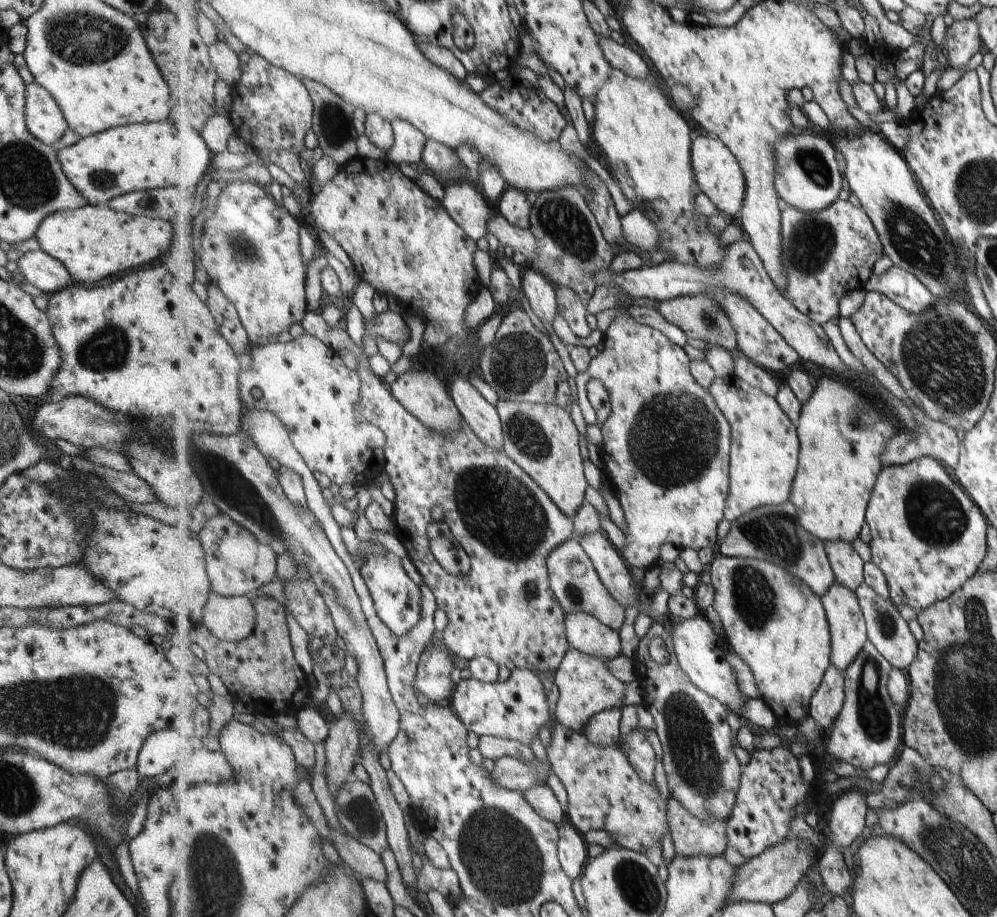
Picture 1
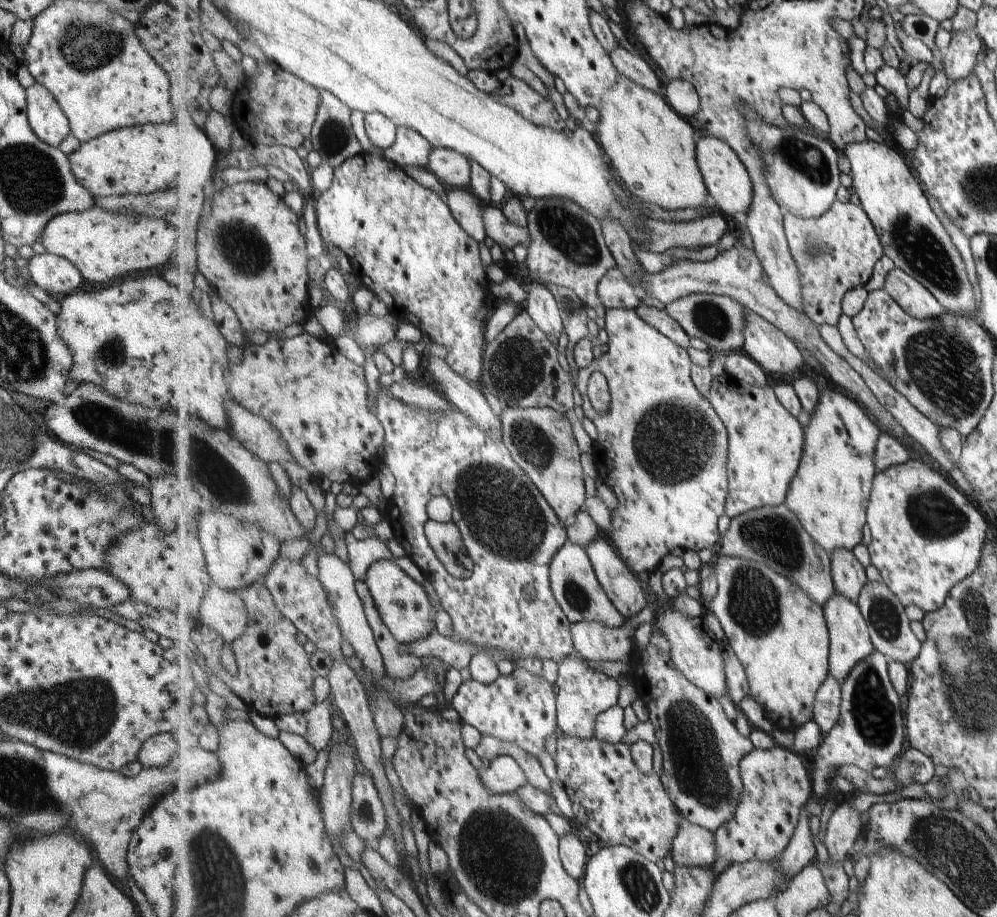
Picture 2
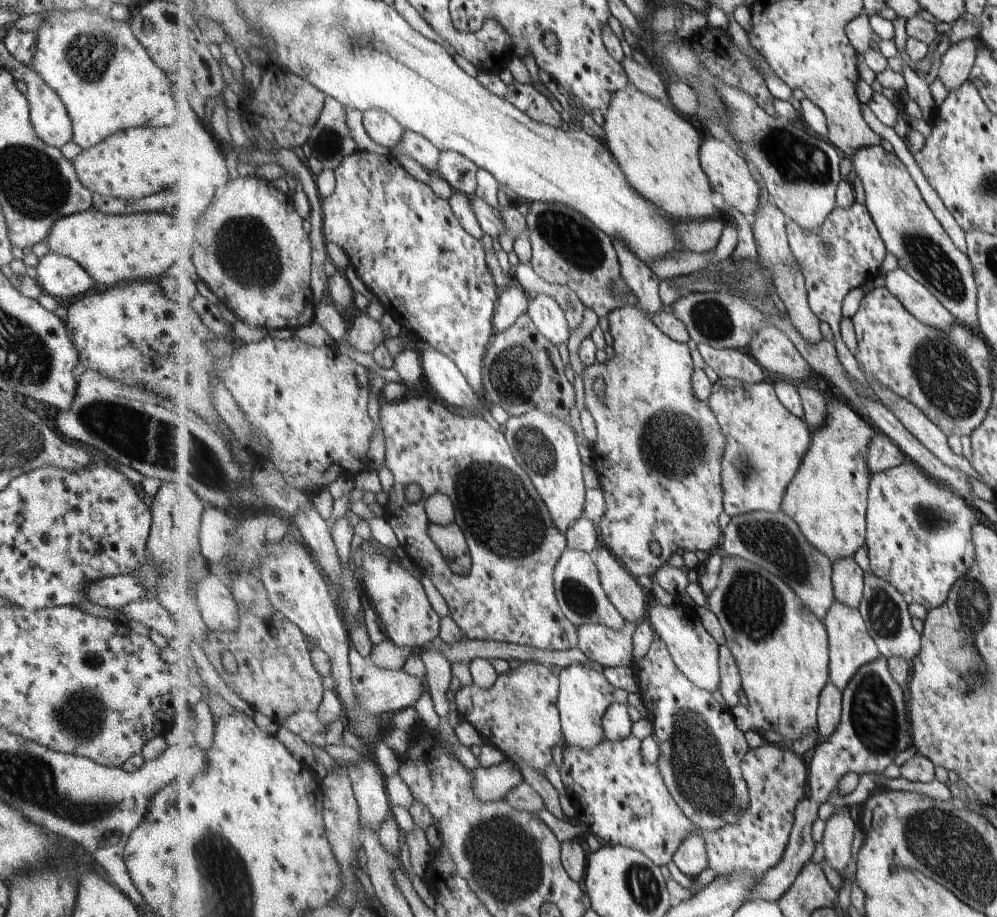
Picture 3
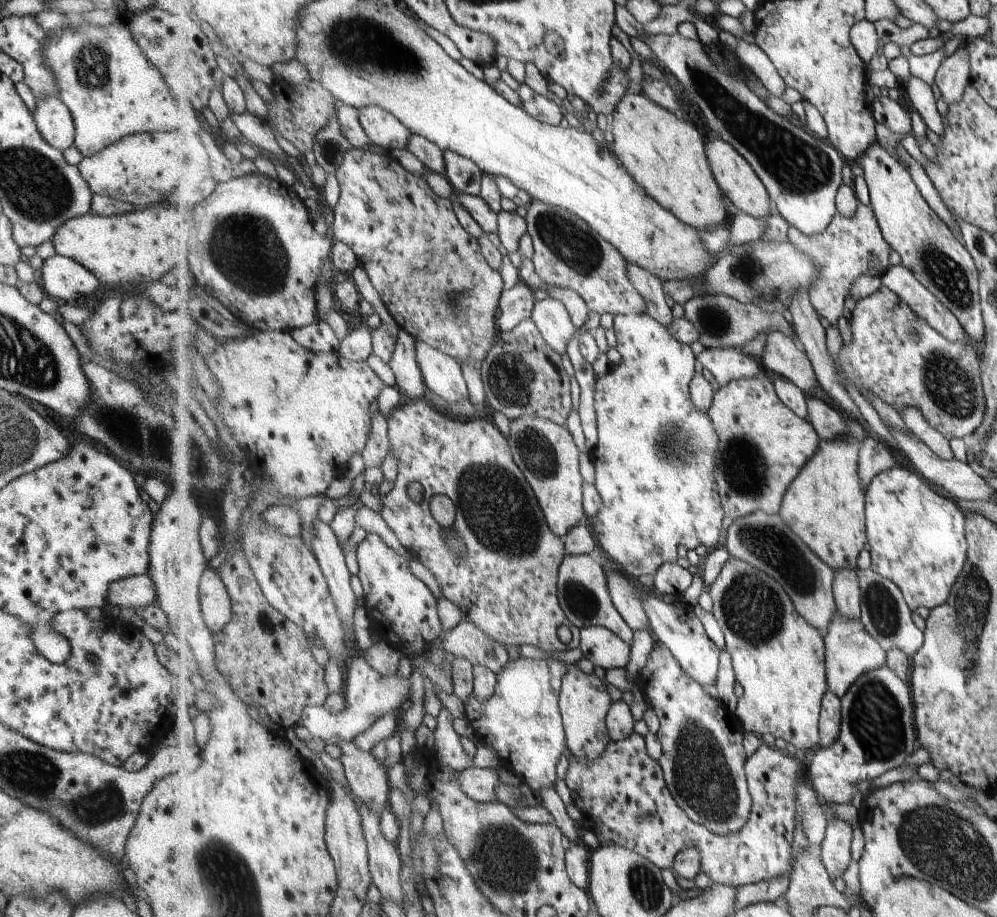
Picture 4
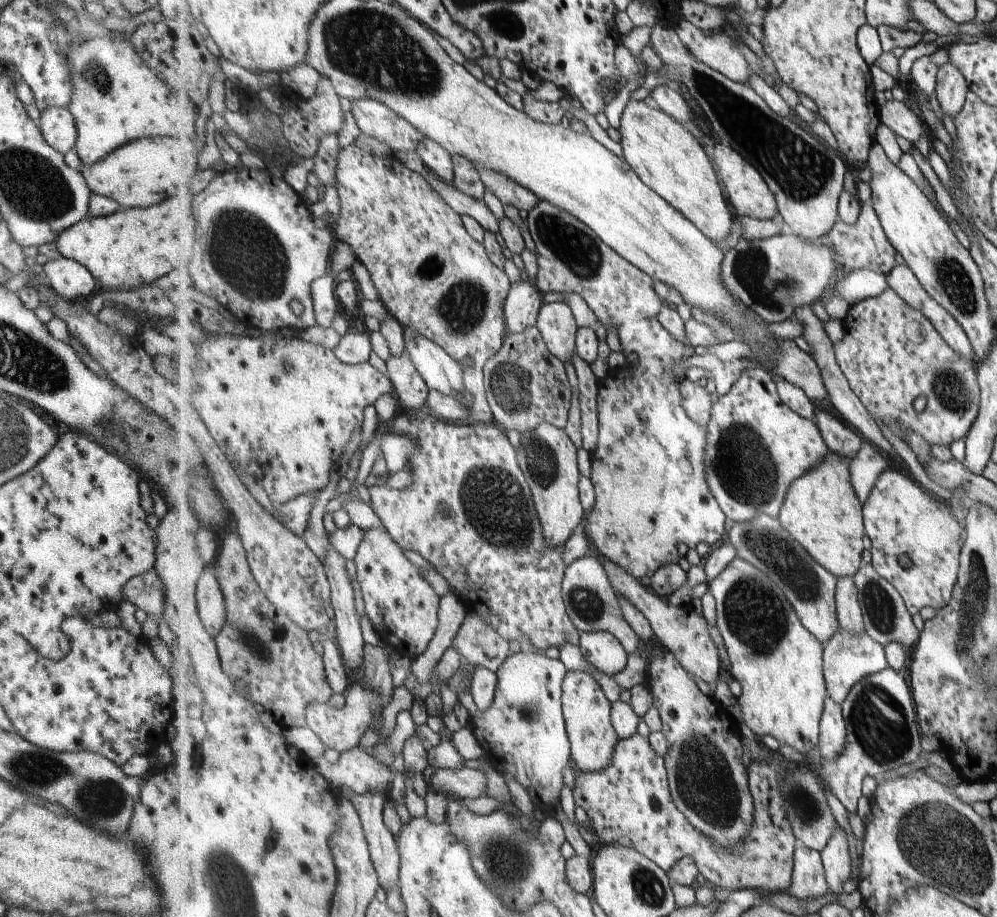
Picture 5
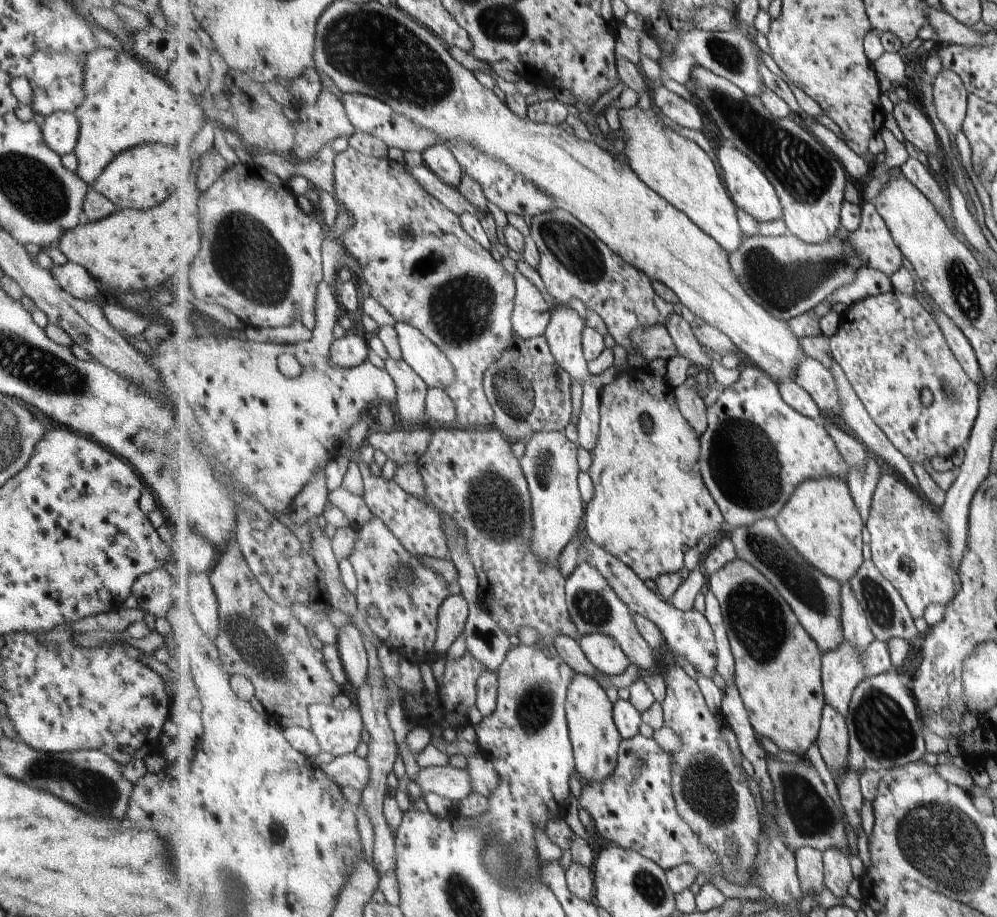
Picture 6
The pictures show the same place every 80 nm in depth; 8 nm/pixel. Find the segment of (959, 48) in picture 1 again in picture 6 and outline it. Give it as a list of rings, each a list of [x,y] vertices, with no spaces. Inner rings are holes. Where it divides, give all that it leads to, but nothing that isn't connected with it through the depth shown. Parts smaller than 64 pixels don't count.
[[[948,68],[935,76],[934,110],[946,130],[955,134],[962,130],[968,114],[968,87],[960,74]]]

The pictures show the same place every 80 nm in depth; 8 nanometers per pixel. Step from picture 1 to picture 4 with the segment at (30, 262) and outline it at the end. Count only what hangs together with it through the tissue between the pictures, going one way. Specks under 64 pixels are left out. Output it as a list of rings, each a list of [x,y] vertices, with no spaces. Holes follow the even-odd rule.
[[[57,253],[43,259],[38,271],[43,293],[59,303],[91,296],[99,284],[86,268]]]

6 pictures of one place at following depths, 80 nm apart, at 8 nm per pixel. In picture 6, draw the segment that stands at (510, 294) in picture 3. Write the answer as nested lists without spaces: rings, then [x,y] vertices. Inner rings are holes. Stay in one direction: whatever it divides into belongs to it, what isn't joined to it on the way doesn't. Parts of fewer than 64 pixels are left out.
[[[517,272],[513,278],[515,278],[515,306],[511,312],[511,326],[515,336],[529,339],[545,335],[551,312],[547,298],[523,274]]]

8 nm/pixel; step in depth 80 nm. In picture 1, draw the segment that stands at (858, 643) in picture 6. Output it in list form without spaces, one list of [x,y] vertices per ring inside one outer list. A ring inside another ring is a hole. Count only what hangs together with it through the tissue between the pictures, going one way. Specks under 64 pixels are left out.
[[[846,540],[827,541],[824,545],[836,574],[836,580],[845,583],[856,592],[856,588],[864,582],[863,558]]]

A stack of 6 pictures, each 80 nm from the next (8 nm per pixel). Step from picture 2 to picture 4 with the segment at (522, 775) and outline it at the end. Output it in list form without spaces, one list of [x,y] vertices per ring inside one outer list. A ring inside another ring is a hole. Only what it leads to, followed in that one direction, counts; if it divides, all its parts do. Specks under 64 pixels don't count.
[[[475,766],[462,771],[460,776],[462,789],[480,803],[491,803],[497,801],[496,794],[501,778],[496,769],[482,769]]]

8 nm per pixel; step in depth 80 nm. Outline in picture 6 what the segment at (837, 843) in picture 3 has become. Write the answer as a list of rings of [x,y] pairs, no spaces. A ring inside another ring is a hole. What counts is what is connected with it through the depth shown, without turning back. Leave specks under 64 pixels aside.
[[[830,848],[824,852],[824,875],[826,886],[839,898],[847,896],[849,883],[856,878],[850,856],[841,849]]]

